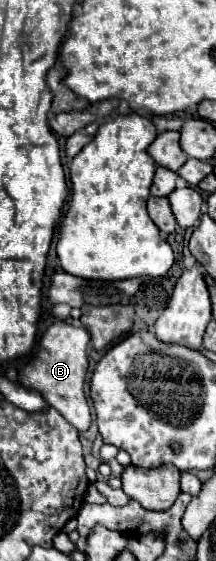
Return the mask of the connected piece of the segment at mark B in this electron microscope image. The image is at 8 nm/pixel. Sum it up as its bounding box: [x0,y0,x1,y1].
[18,322,90,432]

